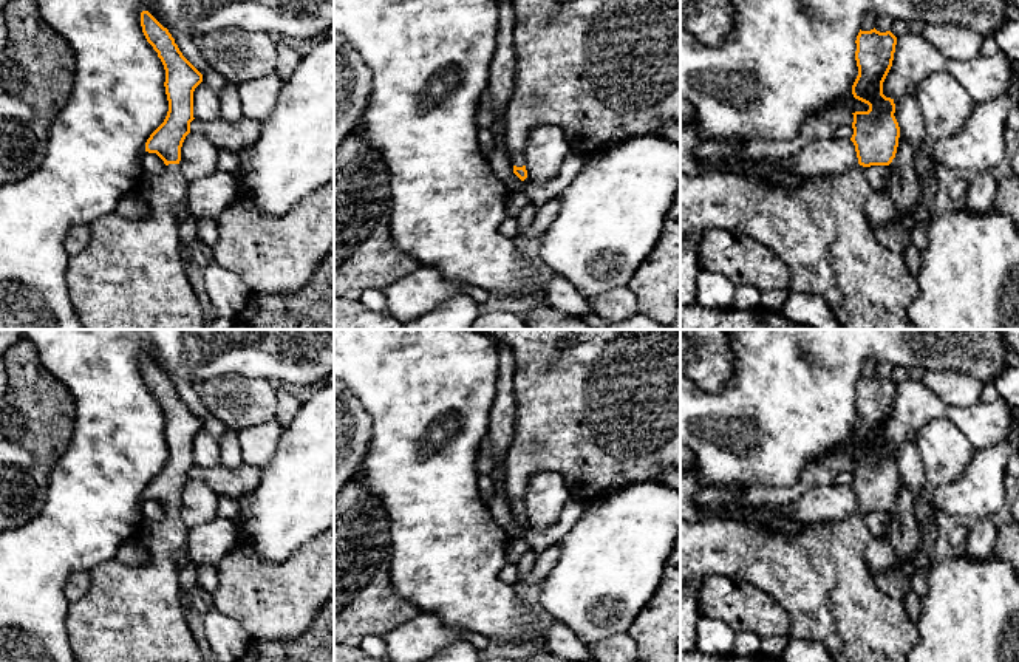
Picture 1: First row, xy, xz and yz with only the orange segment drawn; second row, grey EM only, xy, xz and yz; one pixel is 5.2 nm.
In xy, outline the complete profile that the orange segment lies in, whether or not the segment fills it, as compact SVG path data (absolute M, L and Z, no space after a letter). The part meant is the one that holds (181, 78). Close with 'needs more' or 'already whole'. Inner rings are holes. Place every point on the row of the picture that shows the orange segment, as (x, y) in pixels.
M148 11L141 12L141 26L165 70L169 111L145 142L145 152L156 153L165 169L142 179L141 192L150 206L147 218L127 220L113 212L90 224L88 244L68 260L68 292L83 329L209 329L203 306L186 275L176 212L187 204L189 183L179 169L181 147L195 119L193 91L203 82L203 74Z; needs more

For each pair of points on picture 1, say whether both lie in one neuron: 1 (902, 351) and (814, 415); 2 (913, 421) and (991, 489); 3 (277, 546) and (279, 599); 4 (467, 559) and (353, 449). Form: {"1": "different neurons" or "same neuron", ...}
{"1": "same neuron", "2": "same neuron", "3": "different neurons", "4": "different neurons"}

